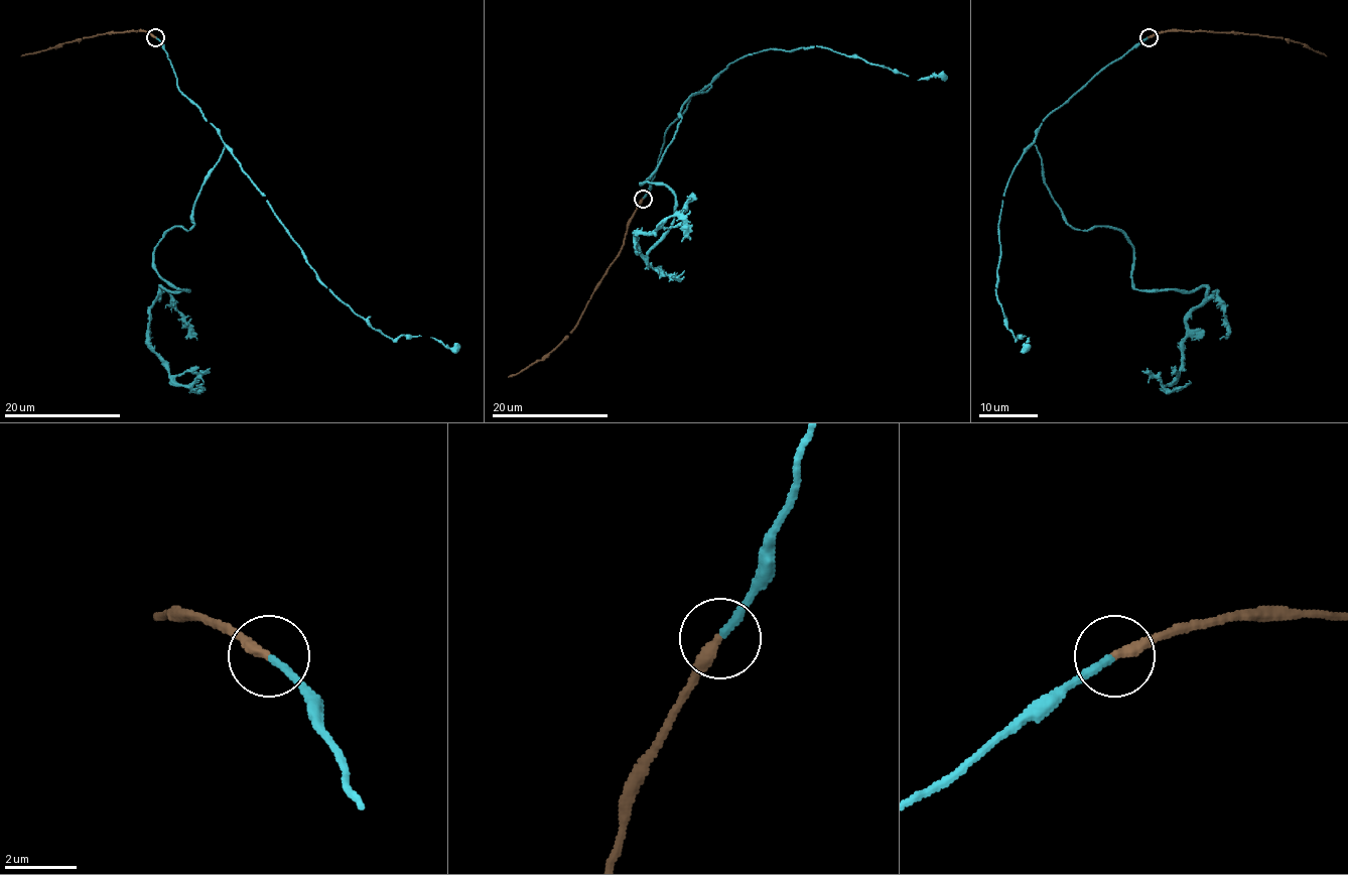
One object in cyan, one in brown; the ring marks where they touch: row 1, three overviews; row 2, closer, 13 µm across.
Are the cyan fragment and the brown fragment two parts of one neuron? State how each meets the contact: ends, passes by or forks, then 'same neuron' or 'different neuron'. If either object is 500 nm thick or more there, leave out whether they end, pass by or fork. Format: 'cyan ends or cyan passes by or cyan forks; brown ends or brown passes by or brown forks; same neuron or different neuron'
cyan ends; brown ends; same neuron

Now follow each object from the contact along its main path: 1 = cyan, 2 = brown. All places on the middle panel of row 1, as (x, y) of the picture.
1: (642, 198), (665, 130), (710, 84), (641, 183), (674, 195), (645, 256), (636, 234), (670, 217), (683, 239)
2: (642, 200), (631, 220), (619, 256), (595, 289), (573, 331), (540, 360), (508, 377)

